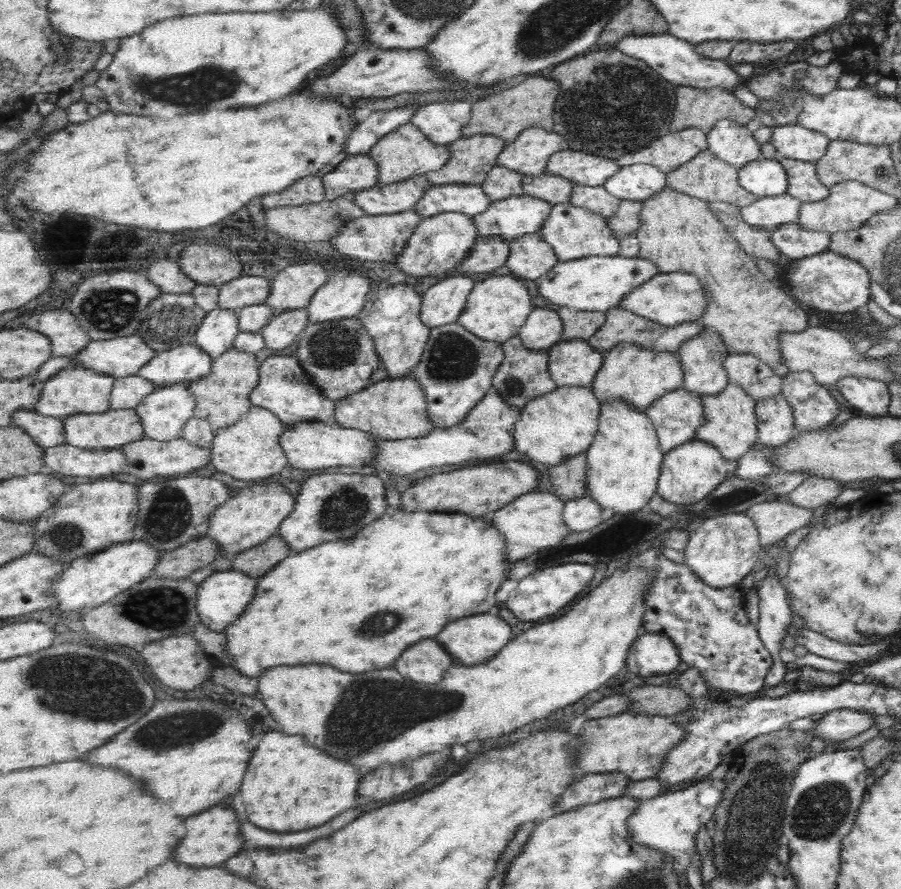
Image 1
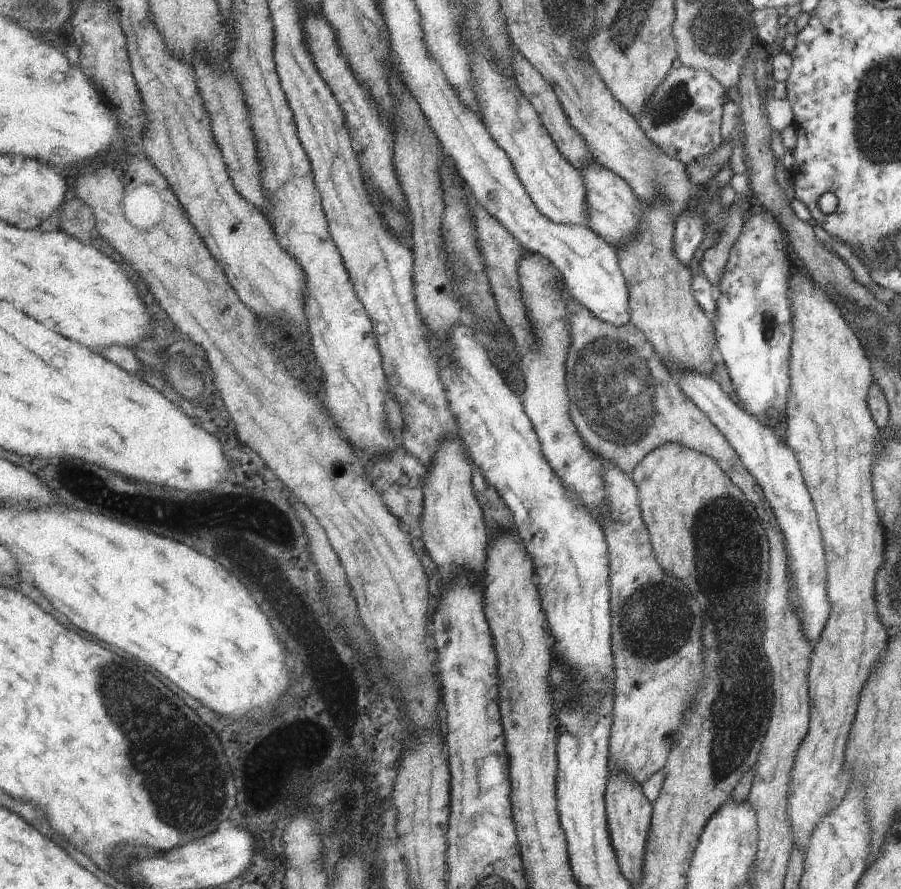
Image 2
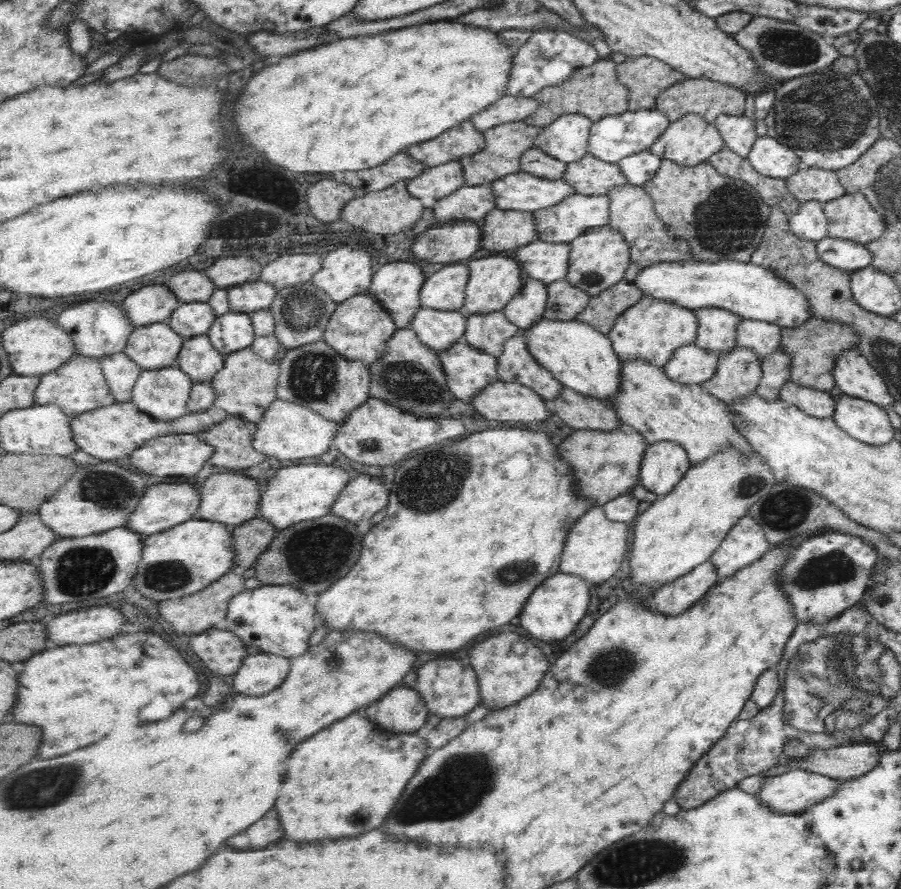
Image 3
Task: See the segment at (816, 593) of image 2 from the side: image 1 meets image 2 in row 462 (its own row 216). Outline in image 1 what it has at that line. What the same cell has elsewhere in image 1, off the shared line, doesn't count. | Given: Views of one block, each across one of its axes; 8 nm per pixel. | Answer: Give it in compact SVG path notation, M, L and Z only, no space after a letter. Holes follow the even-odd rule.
M785 192L773 198L759 198L749 206L739 208L739 212L743 222L769 232L785 224L795 224L799 220L799 206L801 202Z

